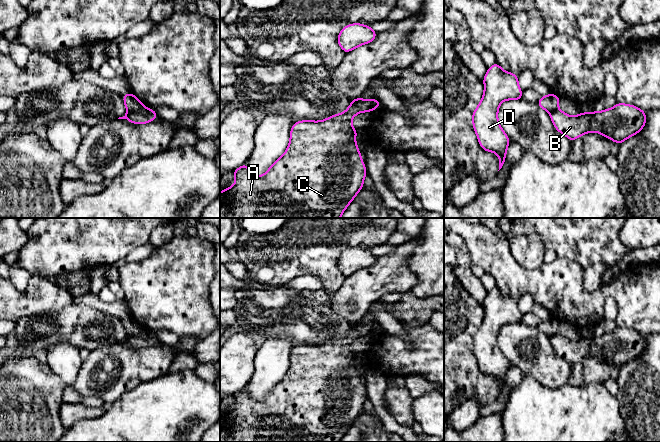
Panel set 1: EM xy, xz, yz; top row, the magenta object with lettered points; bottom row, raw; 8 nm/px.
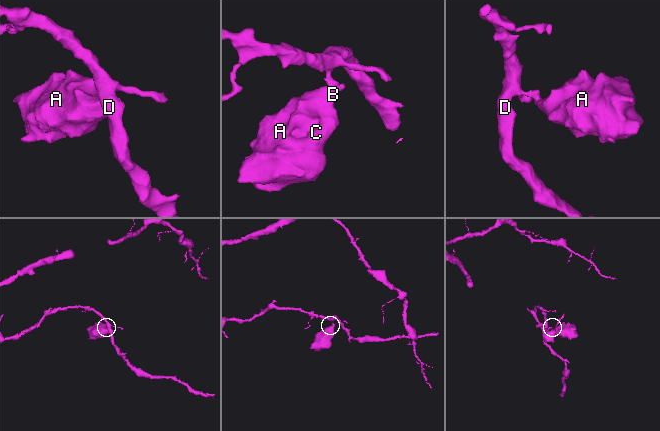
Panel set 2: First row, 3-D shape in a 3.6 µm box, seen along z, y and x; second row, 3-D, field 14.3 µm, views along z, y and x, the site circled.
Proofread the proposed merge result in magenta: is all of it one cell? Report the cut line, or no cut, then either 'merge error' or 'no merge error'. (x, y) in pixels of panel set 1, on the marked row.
xy (144, 106), (138, 110), (127, 112) | merge error

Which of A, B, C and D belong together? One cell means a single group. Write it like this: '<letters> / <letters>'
A B C / D

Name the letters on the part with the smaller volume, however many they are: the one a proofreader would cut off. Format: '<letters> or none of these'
A, B, C

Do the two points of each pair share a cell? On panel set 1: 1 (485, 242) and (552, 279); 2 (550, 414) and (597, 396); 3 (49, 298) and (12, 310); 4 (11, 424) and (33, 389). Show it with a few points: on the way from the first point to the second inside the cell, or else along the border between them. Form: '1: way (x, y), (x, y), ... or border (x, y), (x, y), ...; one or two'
1: way (501, 259), (521, 279), (535, 279); one
2: way (562, 411), (565, 408), (585, 408); one
3: way (40, 299), (21, 304); one
4: way (18, 415), (18, 404), (24, 398); one

